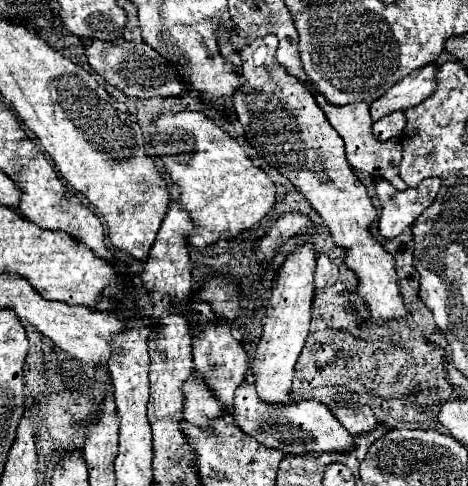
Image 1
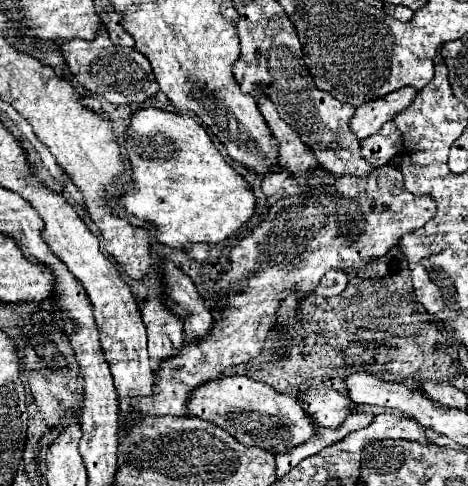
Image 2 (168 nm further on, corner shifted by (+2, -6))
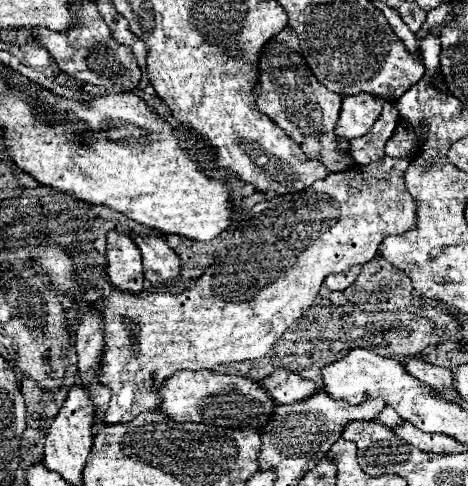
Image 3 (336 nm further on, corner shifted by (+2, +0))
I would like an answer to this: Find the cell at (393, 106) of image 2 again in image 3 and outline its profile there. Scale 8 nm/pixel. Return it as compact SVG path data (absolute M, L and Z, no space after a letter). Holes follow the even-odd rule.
M354 94L342 98L340 118L336 122L336 136L342 138L358 138L364 136L372 124L376 122L376 116L380 114L380 108L386 100L376 100L370 94Z

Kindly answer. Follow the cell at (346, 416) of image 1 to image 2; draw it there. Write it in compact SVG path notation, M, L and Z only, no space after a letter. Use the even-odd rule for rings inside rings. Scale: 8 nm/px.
M326 386L308 390L302 396L300 404L304 406L304 410L308 410L308 414L312 414L312 418L316 418L316 424L324 428L338 428L354 412L356 406L350 398Z

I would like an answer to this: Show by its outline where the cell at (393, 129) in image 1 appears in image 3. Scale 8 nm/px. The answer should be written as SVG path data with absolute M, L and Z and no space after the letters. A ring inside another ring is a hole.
M386 102L372 130L364 134L362 138L350 140L352 158L358 164L370 164L370 162L380 160L384 156L384 144L390 140L392 130L396 130L396 124L398 124L398 110L394 104Z

